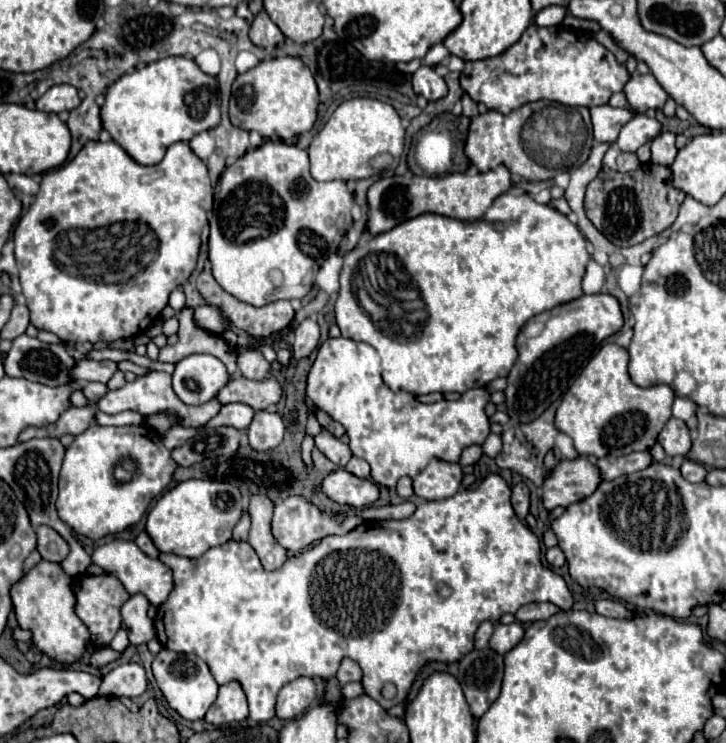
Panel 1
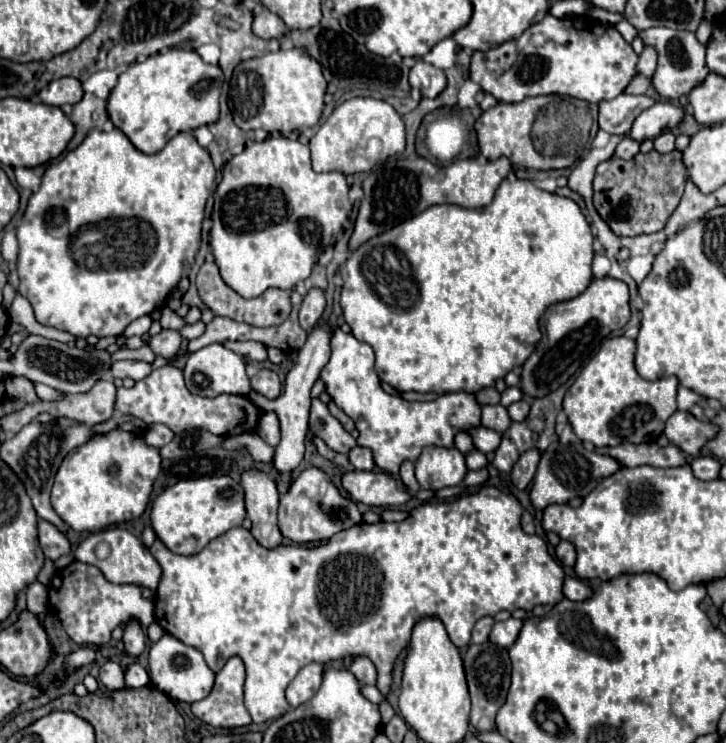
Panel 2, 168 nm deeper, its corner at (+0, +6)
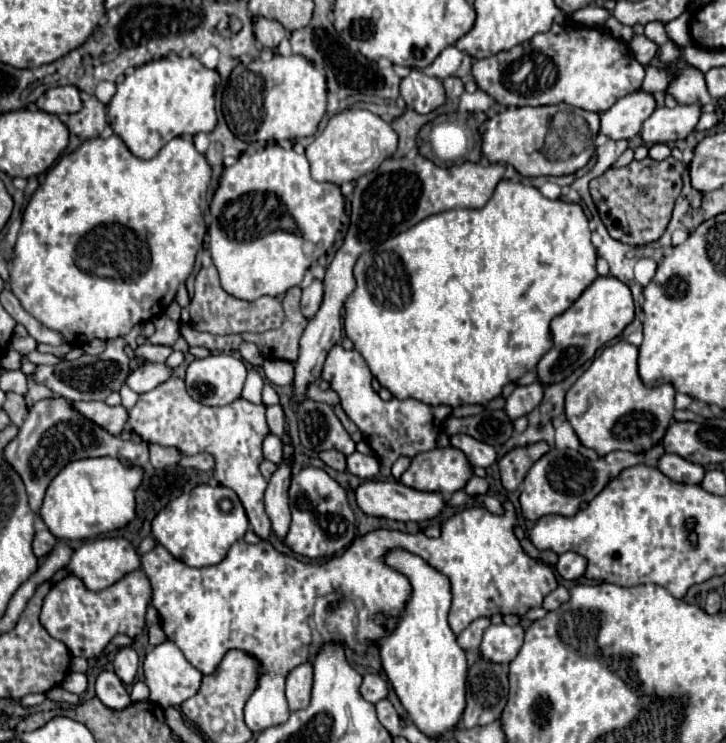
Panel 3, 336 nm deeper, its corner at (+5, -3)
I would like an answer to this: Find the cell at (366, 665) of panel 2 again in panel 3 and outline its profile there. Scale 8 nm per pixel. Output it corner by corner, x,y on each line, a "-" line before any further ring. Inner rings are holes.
368,673
368,675
364,675
364,679
362,679
360,693
362,693
362,697
364,697
366,701
370,701
370,703
378,703
380,699
386,697
386,693
388,693
388,685
386,685
386,681
384,681
380,675
376,675
376,673

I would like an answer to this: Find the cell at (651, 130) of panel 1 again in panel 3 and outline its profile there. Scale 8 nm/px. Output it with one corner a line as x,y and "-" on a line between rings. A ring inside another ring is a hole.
676,105
676,107
658,107
642,125
640,137
642,141
650,147
656,143
670,143
670,141
678,141
678,139
686,139
686,135
696,127
700,119
700,107
698,105

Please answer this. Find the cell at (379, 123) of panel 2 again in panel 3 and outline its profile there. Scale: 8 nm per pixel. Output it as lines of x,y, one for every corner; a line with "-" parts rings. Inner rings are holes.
346,109
334,115
324,131
306,147
312,179
330,181
342,185
344,181
356,181
364,173
376,169
384,159
392,157
398,149
398,135
390,123
366,109

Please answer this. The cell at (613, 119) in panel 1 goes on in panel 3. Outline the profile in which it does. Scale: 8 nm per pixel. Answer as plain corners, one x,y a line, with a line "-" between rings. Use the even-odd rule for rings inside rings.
636,91
632,95
626,95
600,115
600,133
614,141
632,139
640,133
642,123
652,115
654,109
656,103
650,93

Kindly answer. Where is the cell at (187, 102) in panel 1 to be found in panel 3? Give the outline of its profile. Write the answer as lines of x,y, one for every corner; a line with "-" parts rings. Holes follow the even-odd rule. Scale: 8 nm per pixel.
194,55
176,61
158,59
134,71
116,85
116,95
108,103
108,125
140,159
152,159
170,139
180,135
210,133
216,127
214,91
220,75
206,69

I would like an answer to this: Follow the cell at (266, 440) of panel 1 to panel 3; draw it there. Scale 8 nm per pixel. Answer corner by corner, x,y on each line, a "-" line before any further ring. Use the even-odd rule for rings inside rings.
266,435
266,439
264,439
264,459
272,461
272,463
280,463
282,441
276,435

